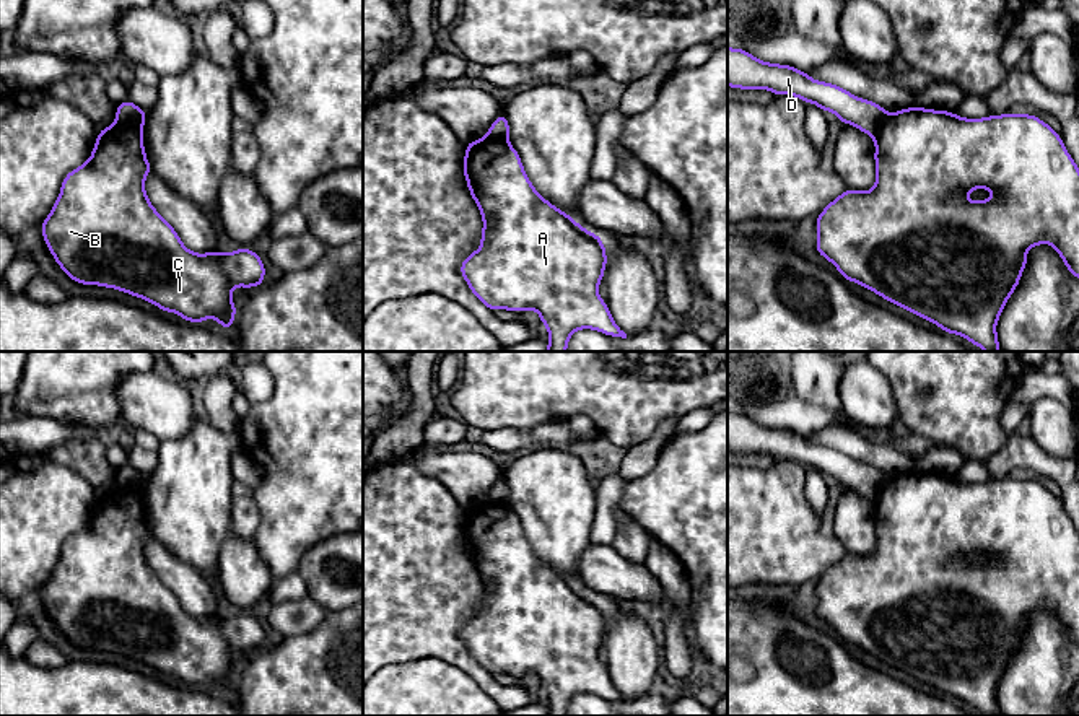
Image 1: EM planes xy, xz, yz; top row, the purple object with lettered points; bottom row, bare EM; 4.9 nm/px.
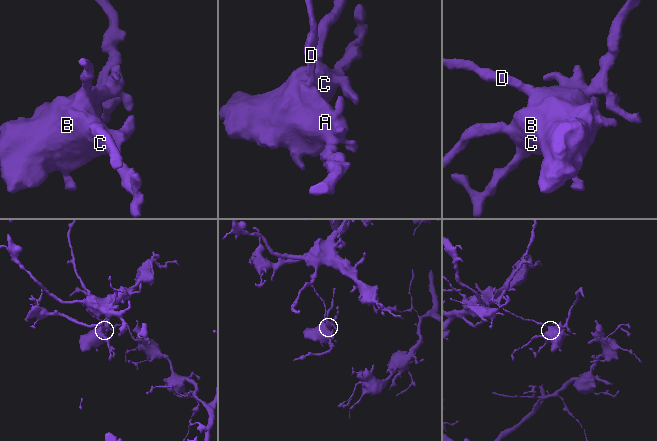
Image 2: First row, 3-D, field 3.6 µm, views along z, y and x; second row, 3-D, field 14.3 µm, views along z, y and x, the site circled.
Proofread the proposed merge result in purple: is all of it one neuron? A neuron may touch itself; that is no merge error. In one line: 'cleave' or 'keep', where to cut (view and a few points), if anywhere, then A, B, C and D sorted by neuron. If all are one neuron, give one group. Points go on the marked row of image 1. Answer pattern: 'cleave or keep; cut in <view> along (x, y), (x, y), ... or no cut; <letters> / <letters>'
cleave; cut in xy along (116, 124), (142, 127); A B C / D

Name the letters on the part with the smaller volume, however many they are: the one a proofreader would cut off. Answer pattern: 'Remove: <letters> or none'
Remove: A, B, C

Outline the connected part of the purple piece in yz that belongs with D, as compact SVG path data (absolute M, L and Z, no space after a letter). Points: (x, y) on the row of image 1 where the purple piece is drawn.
M727 47L727 86L796 96L822 111L833 112L840 124L851 124L872 138L879 135L887 117L877 103L858 98L837 85L812 80L791 65L758 60L737 47Z

